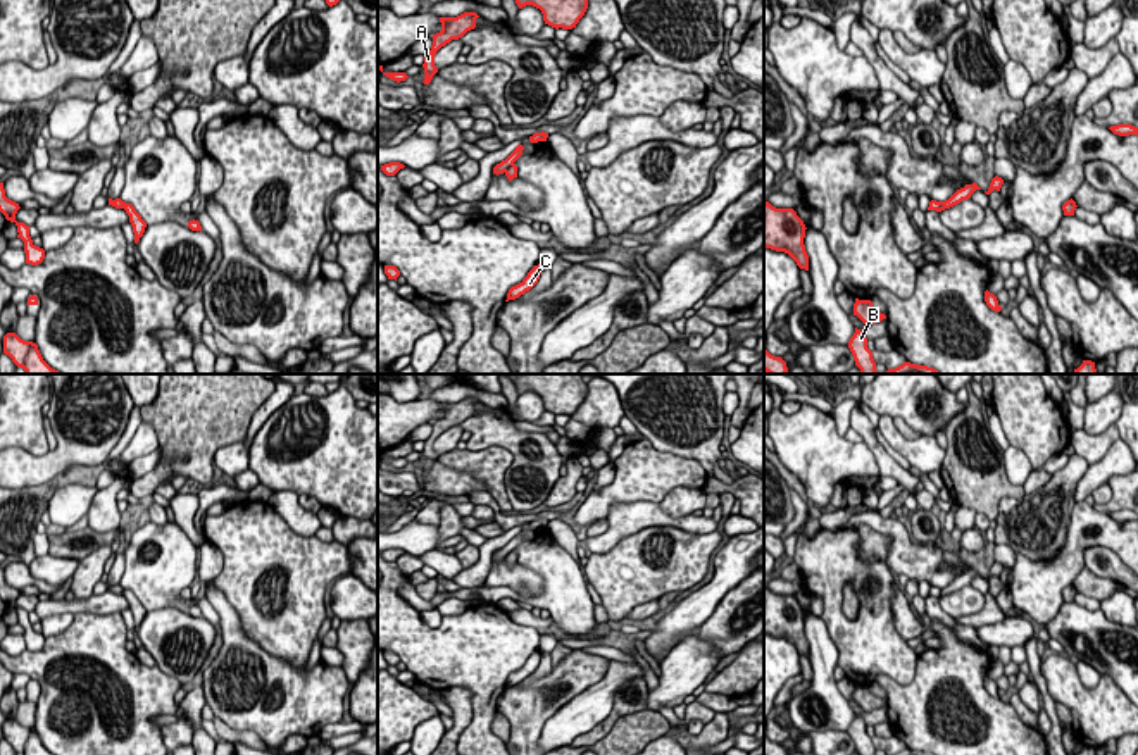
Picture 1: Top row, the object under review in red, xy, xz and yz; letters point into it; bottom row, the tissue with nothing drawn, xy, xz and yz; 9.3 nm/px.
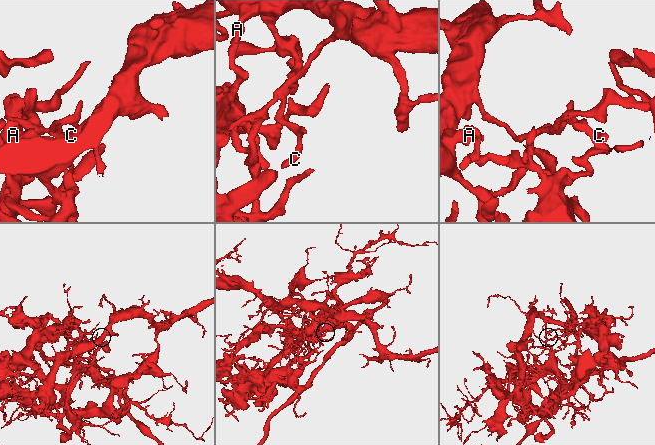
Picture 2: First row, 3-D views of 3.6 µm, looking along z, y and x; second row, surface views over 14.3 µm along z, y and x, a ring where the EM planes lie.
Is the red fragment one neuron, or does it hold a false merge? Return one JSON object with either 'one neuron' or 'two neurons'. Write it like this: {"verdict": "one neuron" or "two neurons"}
{"verdict": "two neurons"}

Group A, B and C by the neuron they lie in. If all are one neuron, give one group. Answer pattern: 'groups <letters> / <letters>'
groups A / B C

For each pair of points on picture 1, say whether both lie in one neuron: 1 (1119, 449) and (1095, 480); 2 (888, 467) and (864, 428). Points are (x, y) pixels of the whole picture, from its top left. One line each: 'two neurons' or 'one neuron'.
1: one neuron
2: one neuron

